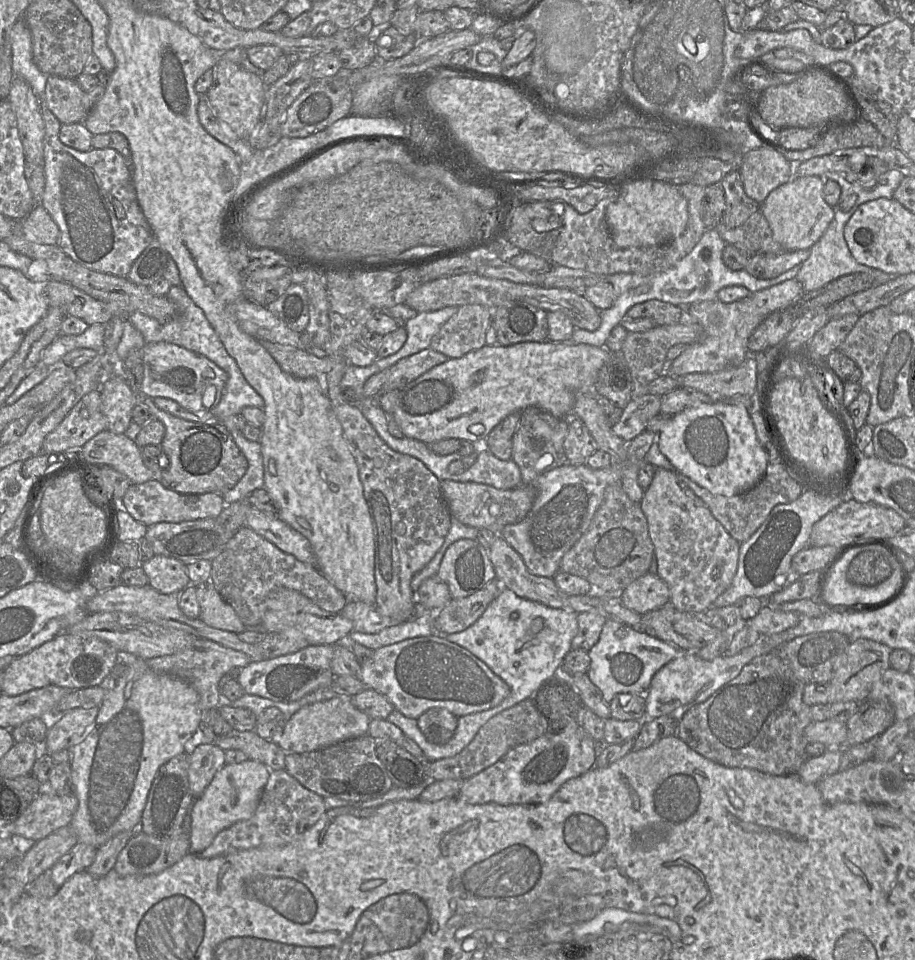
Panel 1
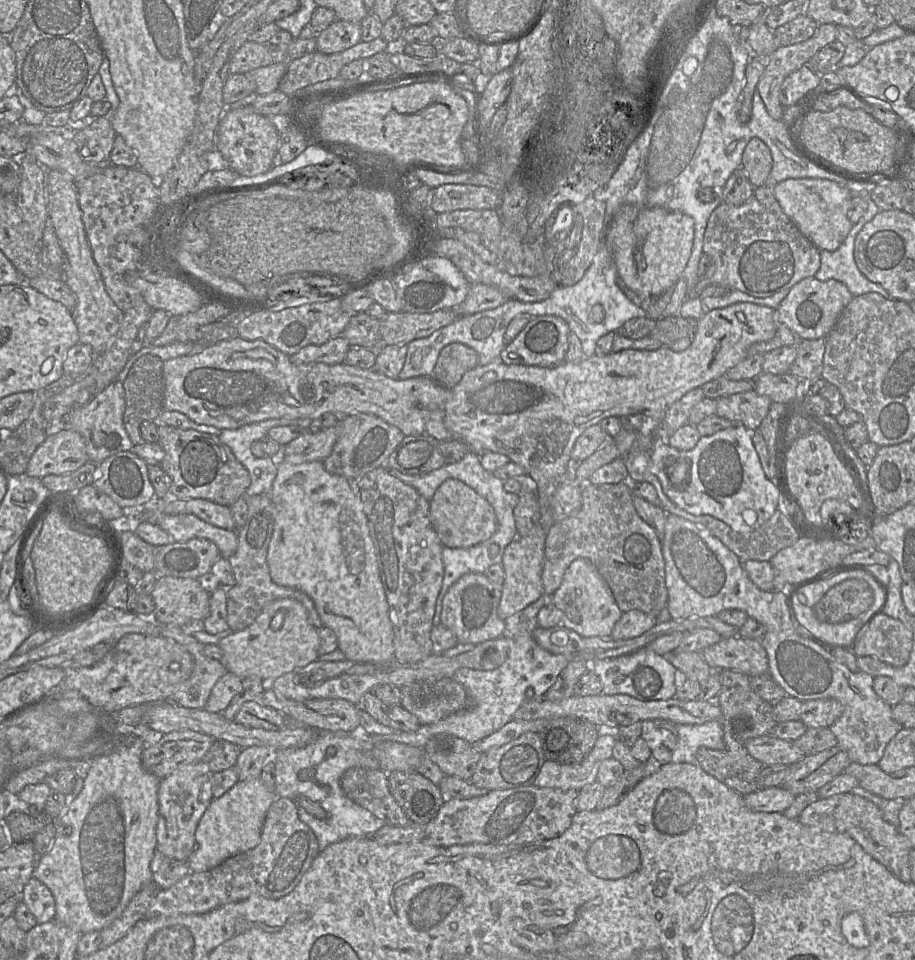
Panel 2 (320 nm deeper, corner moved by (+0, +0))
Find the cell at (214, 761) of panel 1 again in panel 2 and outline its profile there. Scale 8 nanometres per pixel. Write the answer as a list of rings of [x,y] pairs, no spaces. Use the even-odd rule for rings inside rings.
[[[202,760],[186,765],[161,780],[158,789],[159,818],[156,828],[156,849],[166,857],[186,862],[193,852],[196,845],[196,828],[214,798],[212,775],[208,765]]]

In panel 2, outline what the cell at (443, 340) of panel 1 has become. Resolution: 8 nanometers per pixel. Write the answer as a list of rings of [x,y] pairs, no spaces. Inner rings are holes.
[[[451,343],[442,348],[431,377],[435,382],[451,389],[463,375],[478,365],[478,353],[462,343]]]

